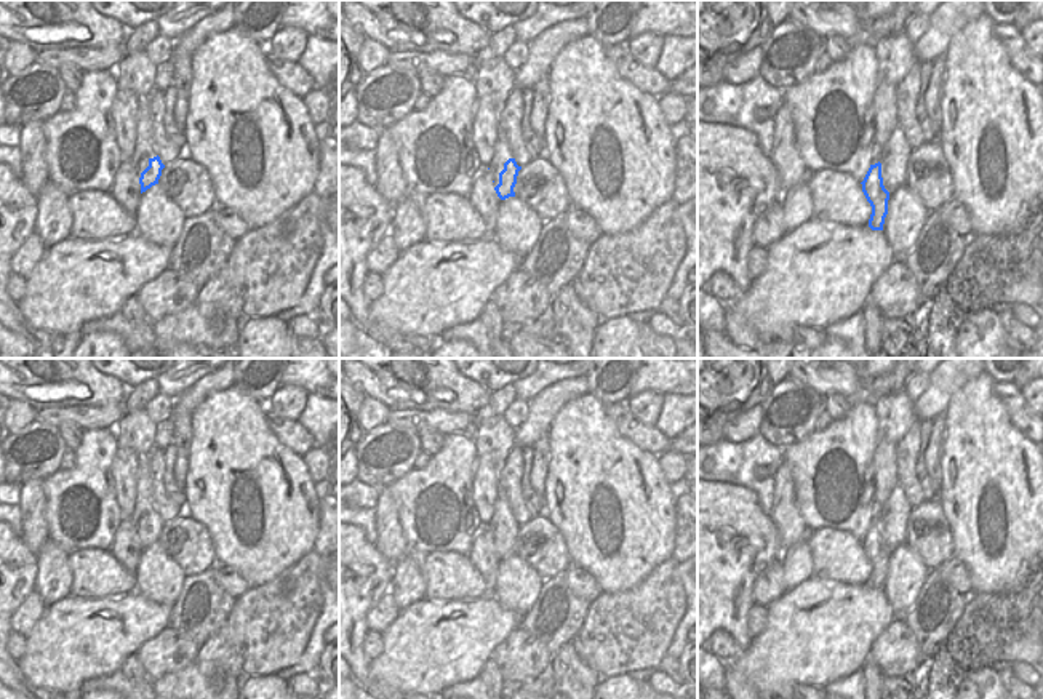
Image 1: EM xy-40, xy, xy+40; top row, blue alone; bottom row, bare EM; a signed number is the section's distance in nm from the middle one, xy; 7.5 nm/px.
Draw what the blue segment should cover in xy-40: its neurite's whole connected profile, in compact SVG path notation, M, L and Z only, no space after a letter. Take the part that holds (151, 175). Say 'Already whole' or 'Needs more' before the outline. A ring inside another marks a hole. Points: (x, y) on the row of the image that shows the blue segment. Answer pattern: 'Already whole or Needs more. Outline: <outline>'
Needs more. Outline: M160 157L149 158L149 166L138 176L131 160L122 162L110 189L123 211L134 216L141 194L158 184L165 165Z

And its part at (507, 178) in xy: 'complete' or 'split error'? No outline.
split error

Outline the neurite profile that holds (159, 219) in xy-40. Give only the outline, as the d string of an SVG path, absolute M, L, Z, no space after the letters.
M160 184L141 194L136 208L136 234L150 243L173 248L184 227L186 214Z

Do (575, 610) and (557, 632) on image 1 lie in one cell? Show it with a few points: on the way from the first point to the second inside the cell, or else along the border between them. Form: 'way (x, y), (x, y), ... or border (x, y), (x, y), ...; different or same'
way (570, 615), (560, 627); same

